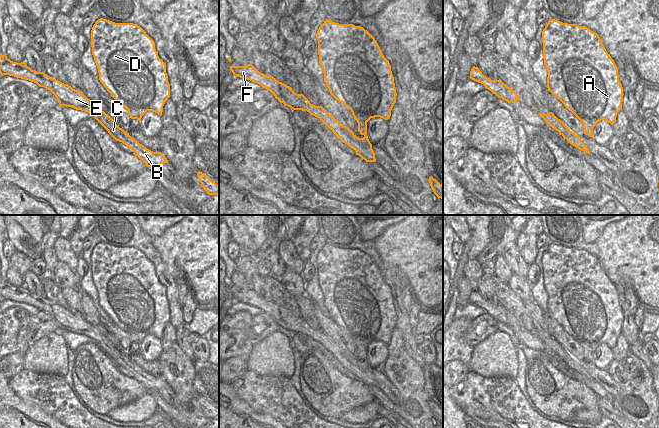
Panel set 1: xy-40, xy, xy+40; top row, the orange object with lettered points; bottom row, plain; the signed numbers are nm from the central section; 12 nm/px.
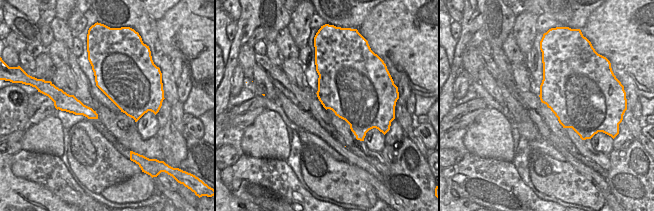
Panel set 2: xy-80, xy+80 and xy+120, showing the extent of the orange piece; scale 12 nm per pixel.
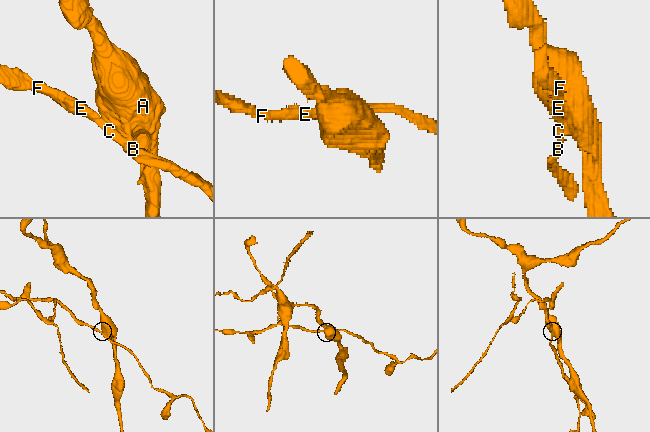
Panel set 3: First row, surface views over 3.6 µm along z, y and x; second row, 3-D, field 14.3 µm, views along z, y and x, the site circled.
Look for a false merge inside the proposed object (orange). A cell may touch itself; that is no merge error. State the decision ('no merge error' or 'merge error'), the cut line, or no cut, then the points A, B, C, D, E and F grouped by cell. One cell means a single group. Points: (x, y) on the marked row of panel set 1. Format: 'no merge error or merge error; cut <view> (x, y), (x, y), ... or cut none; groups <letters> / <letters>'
merge error; cut xy (361, 138), (369, 143); groups A D / B C E F

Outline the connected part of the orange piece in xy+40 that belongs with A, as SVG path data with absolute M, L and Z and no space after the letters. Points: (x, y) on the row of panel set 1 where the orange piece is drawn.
M550 19L542 31L542 43L544 65L548 71L547 88L583 123L584 134L593 138L592 129L601 120L613 125L618 112L622 110L623 87L619 81L618 68L599 35L586 26Z

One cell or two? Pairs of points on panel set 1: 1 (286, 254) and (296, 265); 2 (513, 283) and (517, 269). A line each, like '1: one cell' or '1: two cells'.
1: one cell
2: two cells

